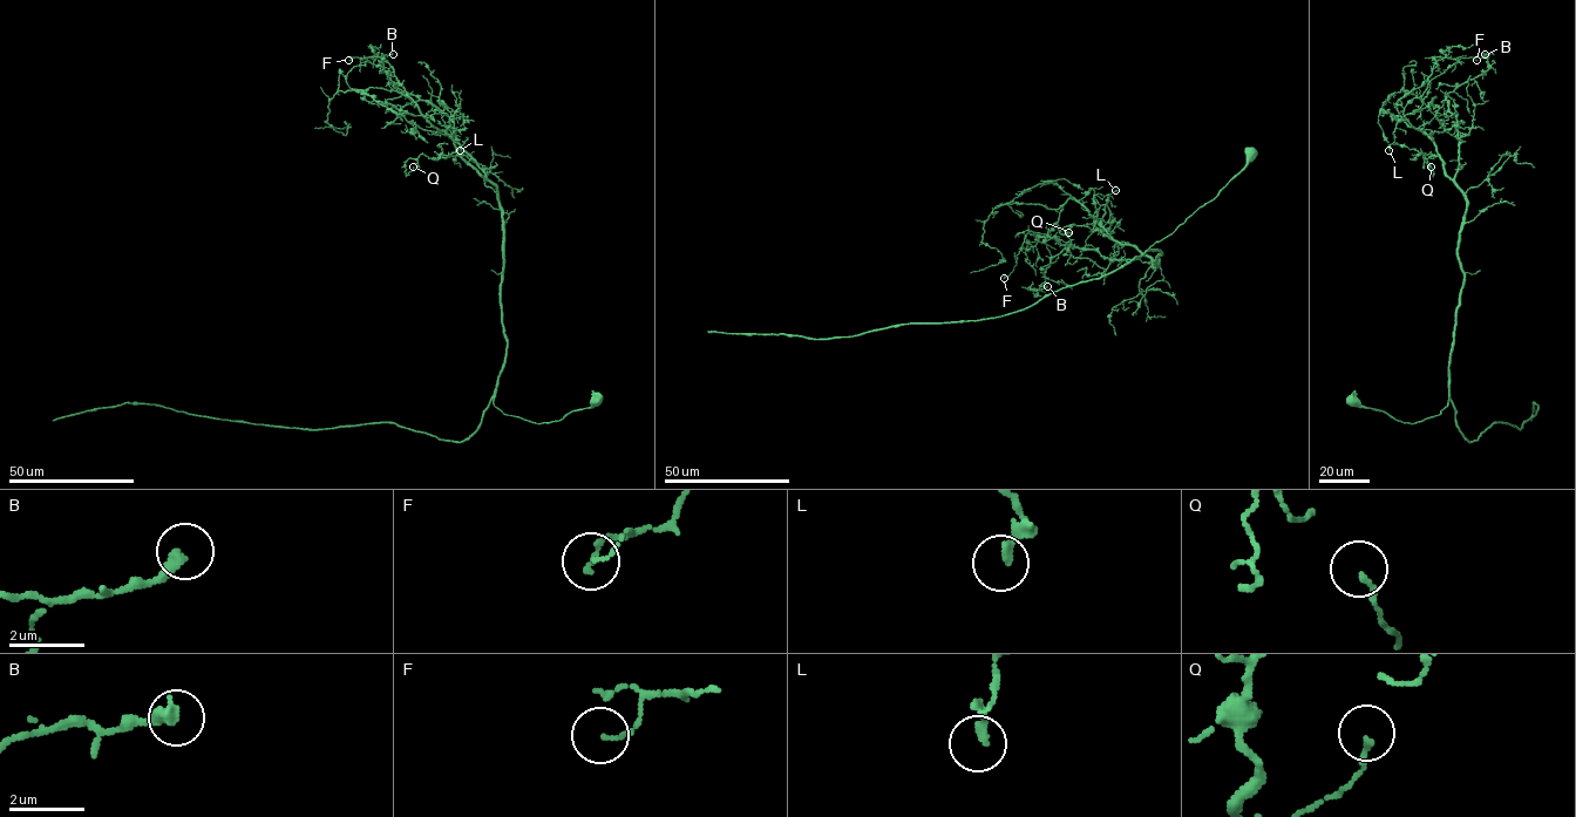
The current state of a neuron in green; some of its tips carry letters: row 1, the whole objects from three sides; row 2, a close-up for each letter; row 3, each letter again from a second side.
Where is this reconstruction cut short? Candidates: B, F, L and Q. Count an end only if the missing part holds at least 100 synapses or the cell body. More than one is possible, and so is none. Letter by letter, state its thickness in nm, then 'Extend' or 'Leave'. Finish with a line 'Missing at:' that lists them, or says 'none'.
B: Thickness 360 nm. Leave
F: Thickness 80 nm. Leave
L: Thickness 200 nm. Leave
Q: Thickness 120 nm. Leave
Missing at: none

